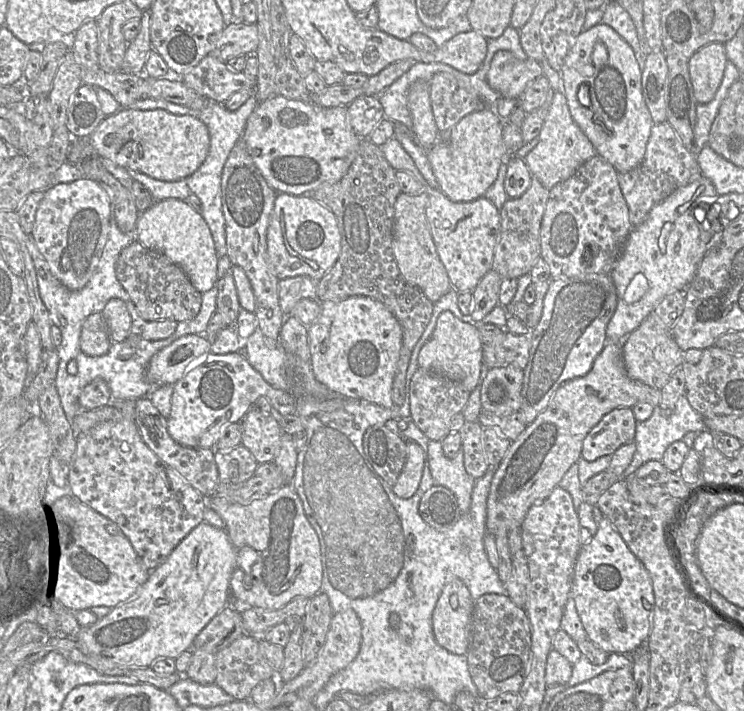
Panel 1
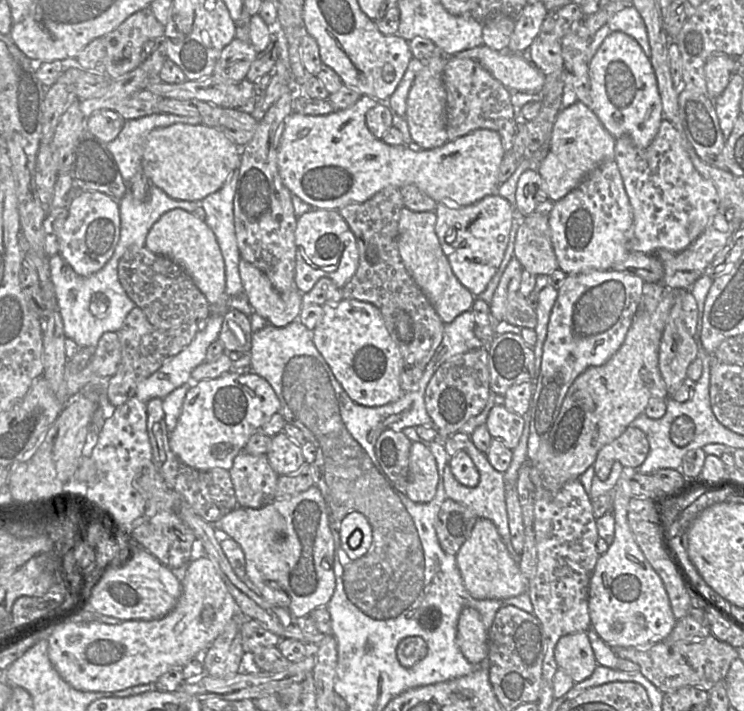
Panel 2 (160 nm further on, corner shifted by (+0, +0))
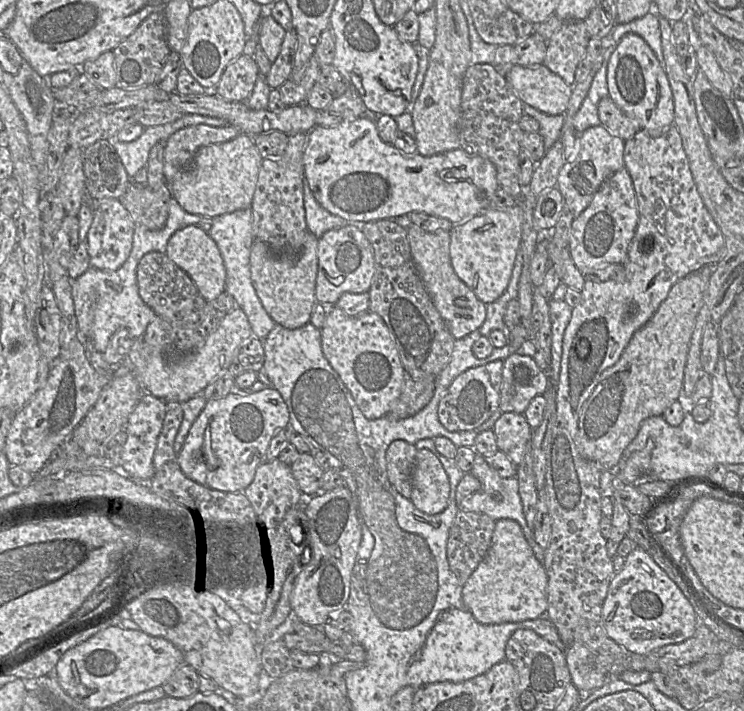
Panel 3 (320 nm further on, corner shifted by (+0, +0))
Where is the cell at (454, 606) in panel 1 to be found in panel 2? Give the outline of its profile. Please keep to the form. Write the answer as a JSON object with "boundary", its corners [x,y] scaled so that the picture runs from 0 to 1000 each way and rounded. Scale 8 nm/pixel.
{"boundary":[[[625,854],[614,878],[613,903],[625,925],[634,934],[645,934],[656,924],[655,886],[645,862],[634,854]]]}

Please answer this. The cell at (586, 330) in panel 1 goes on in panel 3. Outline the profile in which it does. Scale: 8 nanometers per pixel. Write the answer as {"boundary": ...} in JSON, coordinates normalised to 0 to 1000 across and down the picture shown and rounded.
{"boundary":[[[903,176],[888,190],[878,193],[859,184],[840,198],[839,235],[845,242],[856,278],[859,309],[853,331],[844,349],[837,395],[802,397],[788,392],[780,409],[782,422],[769,433],[767,449],[757,473],[754,518],[747,543],[750,591],[733,610],[734,647],[733,703],[742,729],[738,769],[731,779],[730,796],[737,810],[733,866],[745,878],[759,910],[772,903],[773,885],[789,873],[809,875],[809,857],[819,823],[828,807],[817,779],[816,759],[806,748],[806,675],[812,660],[788,646],[774,626],[777,582],[800,547],[809,525],[827,513],[849,473],[876,446],[906,399],[941,377],[961,371],[972,359],[974,335],[938,270],[921,215],[915,190]]]}

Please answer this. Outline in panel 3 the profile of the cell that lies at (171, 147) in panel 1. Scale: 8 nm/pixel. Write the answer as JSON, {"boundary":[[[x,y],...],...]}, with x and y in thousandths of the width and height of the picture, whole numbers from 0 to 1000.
{"boundary":[[[328,187],[305,200],[270,207],[255,235],[227,257],[231,277],[251,298],[284,307],[333,294],[343,271],[352,225],[337,191]]]}

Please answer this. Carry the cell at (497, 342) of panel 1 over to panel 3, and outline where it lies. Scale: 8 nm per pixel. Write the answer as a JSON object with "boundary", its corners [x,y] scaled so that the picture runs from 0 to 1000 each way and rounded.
{"boundary":[[[690,495],[676,506],[675,539],[672,546],[671,575],[677,579],[703,582],[714,563],[730,556],[737,544],[734,523],[728,522],[716,502]]]}

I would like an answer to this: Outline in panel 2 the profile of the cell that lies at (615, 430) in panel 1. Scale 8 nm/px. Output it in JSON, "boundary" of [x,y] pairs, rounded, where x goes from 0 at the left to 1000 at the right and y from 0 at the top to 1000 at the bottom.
{"boundary":[[[847,598],[831,616],[805,633],[797,657],[801,668],[808,675],[815,675],[827,650],[833,650],[837,660],[856,661],[871,637],[872,622],[868,610]]]}

